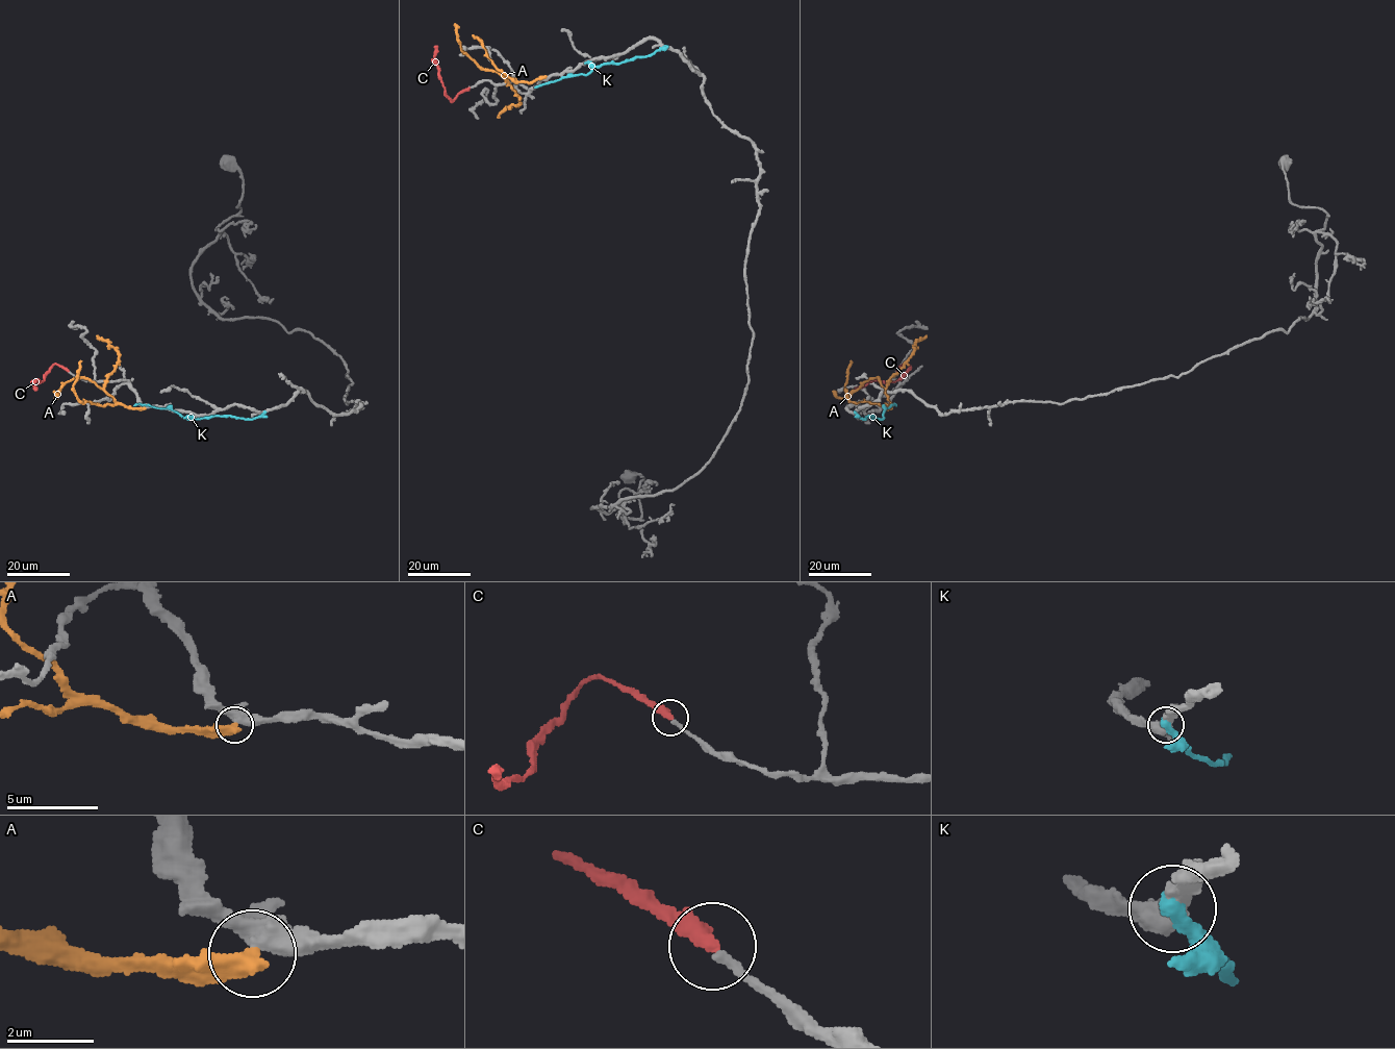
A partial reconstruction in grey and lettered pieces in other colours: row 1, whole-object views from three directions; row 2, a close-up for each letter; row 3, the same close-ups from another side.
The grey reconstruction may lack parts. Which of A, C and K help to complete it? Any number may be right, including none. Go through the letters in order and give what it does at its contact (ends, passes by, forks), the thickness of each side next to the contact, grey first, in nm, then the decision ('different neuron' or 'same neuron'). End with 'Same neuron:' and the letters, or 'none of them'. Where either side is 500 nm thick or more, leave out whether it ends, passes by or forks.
A: it ends | 400/440 nm | different neuron
C: it ends | 220/380 nm | same neuron
K: 440/500 nm | different neuron
Same neuron: C

